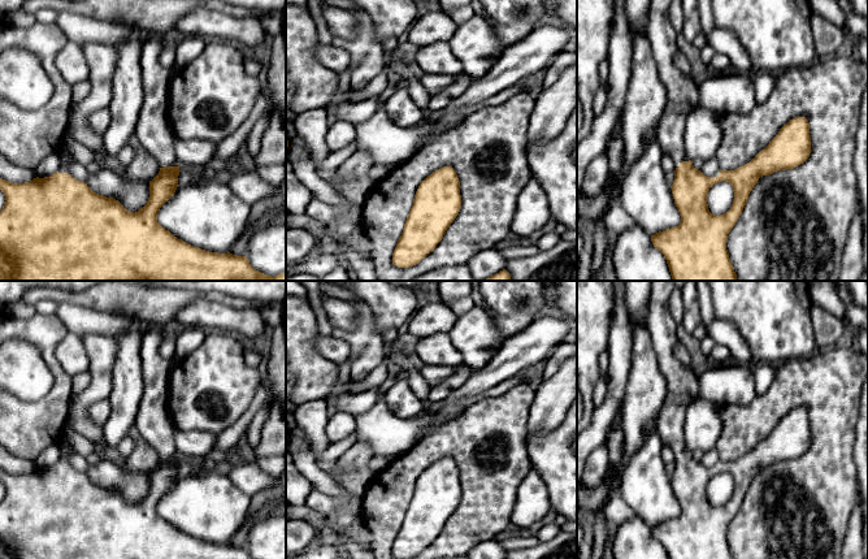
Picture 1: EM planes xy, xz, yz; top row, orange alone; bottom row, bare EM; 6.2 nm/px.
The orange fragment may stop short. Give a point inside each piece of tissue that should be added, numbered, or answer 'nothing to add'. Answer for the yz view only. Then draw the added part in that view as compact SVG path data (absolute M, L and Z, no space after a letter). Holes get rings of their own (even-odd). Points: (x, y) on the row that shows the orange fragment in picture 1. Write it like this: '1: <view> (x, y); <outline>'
1: yz (682, 95); M651 0L651 10L647 26L647 35L652 47L654 60L657 65L657 74L667 91L667 105L657 126L657 140L665 156L669 156L677 168L681 161L689 161L685 153L683 133L685 125L691 110L700 105L698 82L690 75L683 74L674 64L677 48L677 32L669 20L669 6L672 0Z

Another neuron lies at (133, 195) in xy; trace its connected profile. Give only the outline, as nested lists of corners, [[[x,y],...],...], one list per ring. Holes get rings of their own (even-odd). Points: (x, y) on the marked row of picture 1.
[[[107,168],[91,170],[87,186],[96,194],[118,200],[127,211],[138,212],[149,198],[149,182],[127,182]]]

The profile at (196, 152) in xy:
[[[175,138],[174,150],[177,162],[182,165],[205,166],[214,160],[217,151],[216,142],[200,139],[179,139]]]

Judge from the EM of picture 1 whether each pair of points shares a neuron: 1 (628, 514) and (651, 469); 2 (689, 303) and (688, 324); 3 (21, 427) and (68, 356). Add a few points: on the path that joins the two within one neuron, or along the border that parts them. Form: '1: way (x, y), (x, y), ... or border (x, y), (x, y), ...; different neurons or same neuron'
1: border (616, 493), (638, 516); different neurons
2: way (689, 308), (689, 319); same neuron
3: border (63, 337), (56, 346), (55, 359), (72, 377); different neurons

